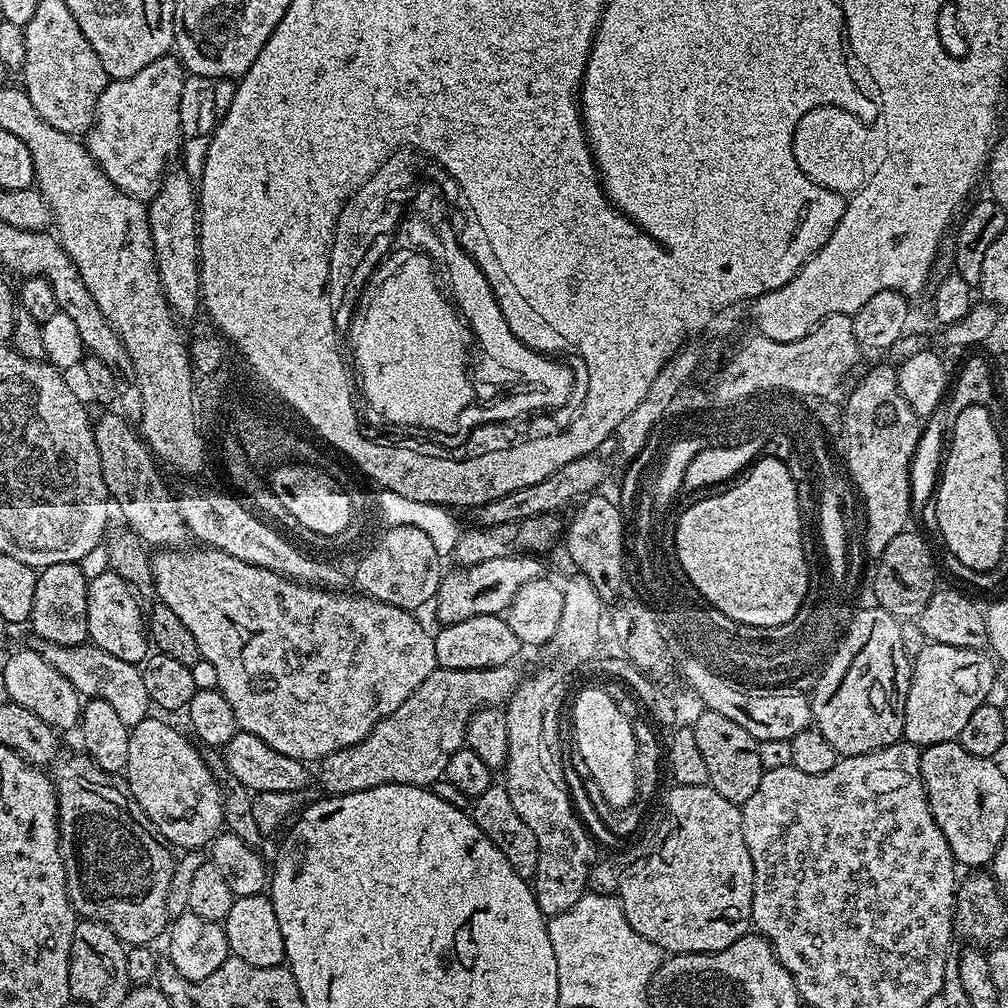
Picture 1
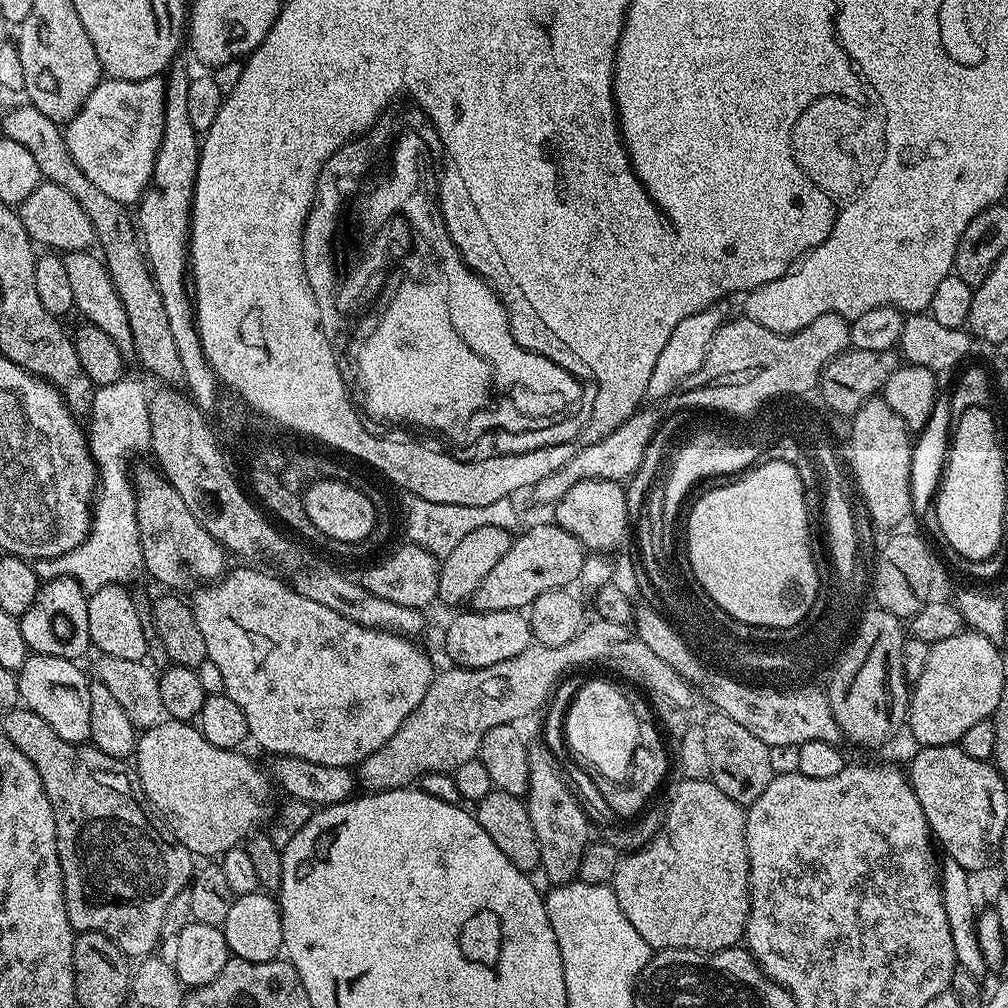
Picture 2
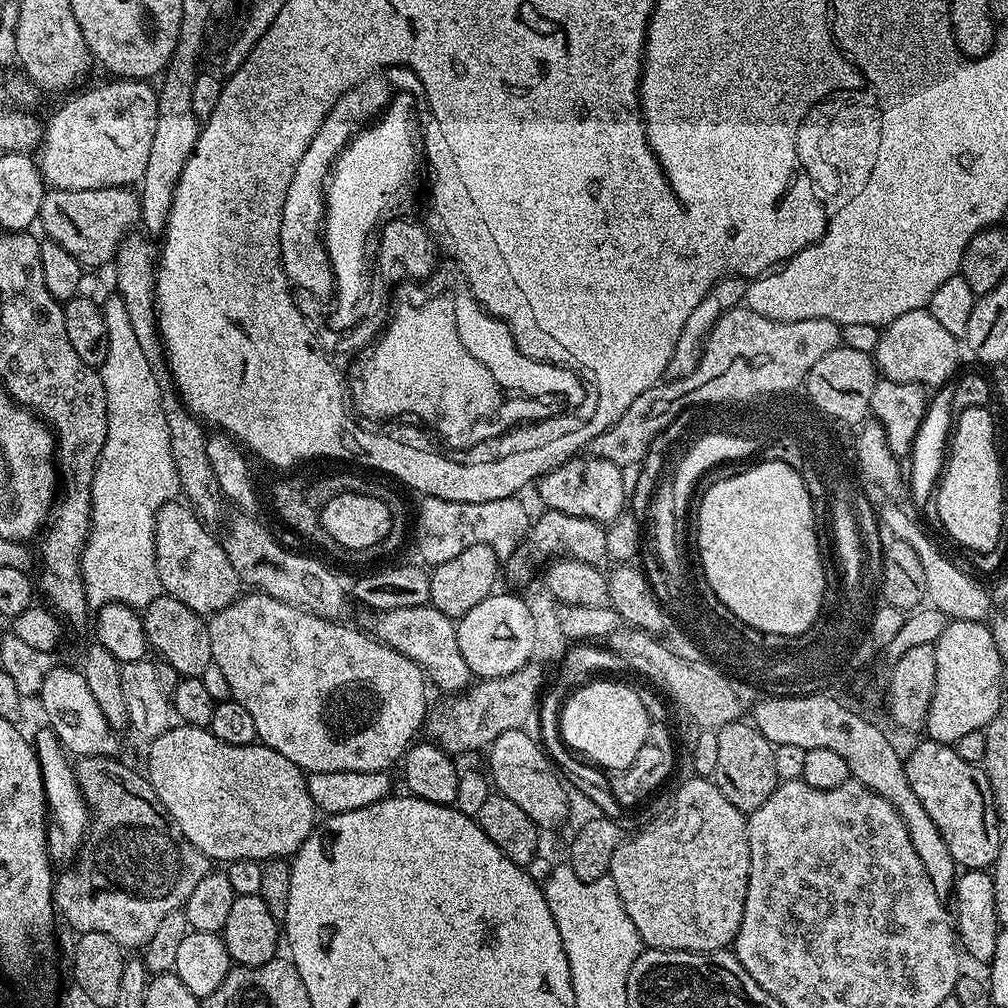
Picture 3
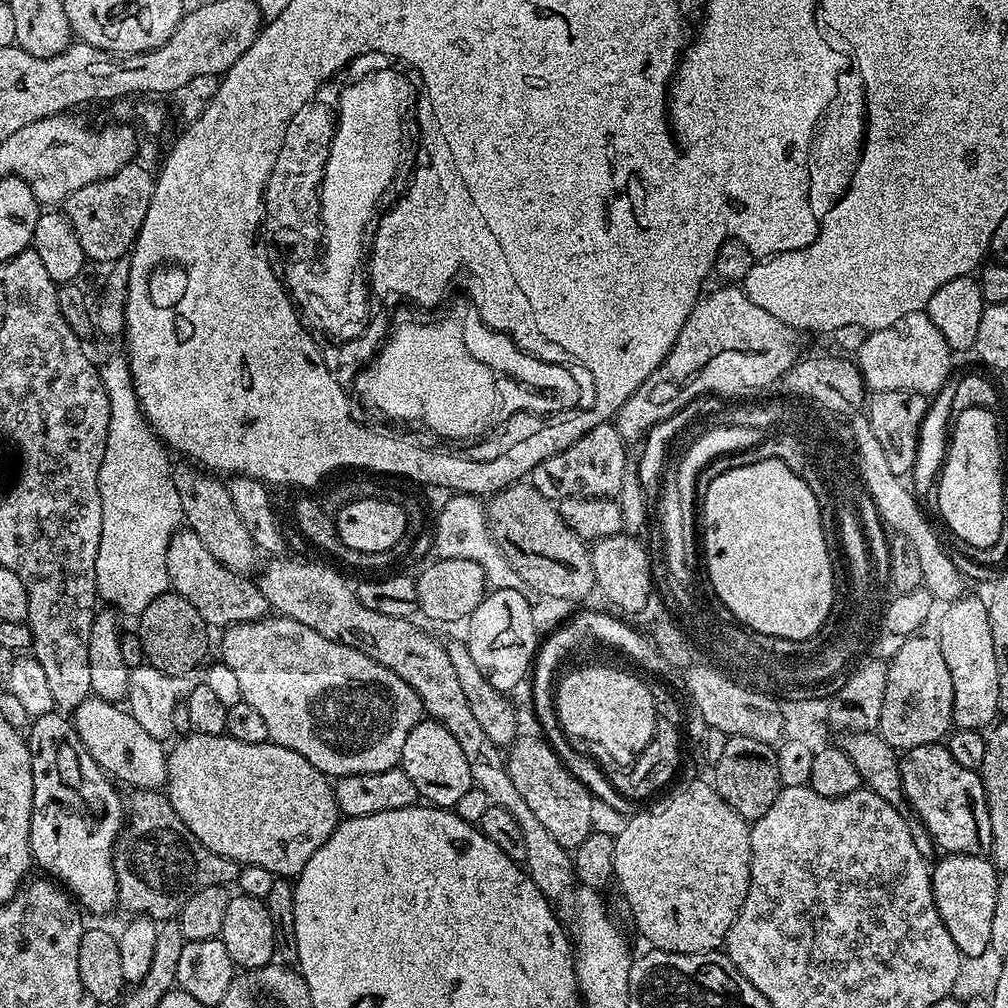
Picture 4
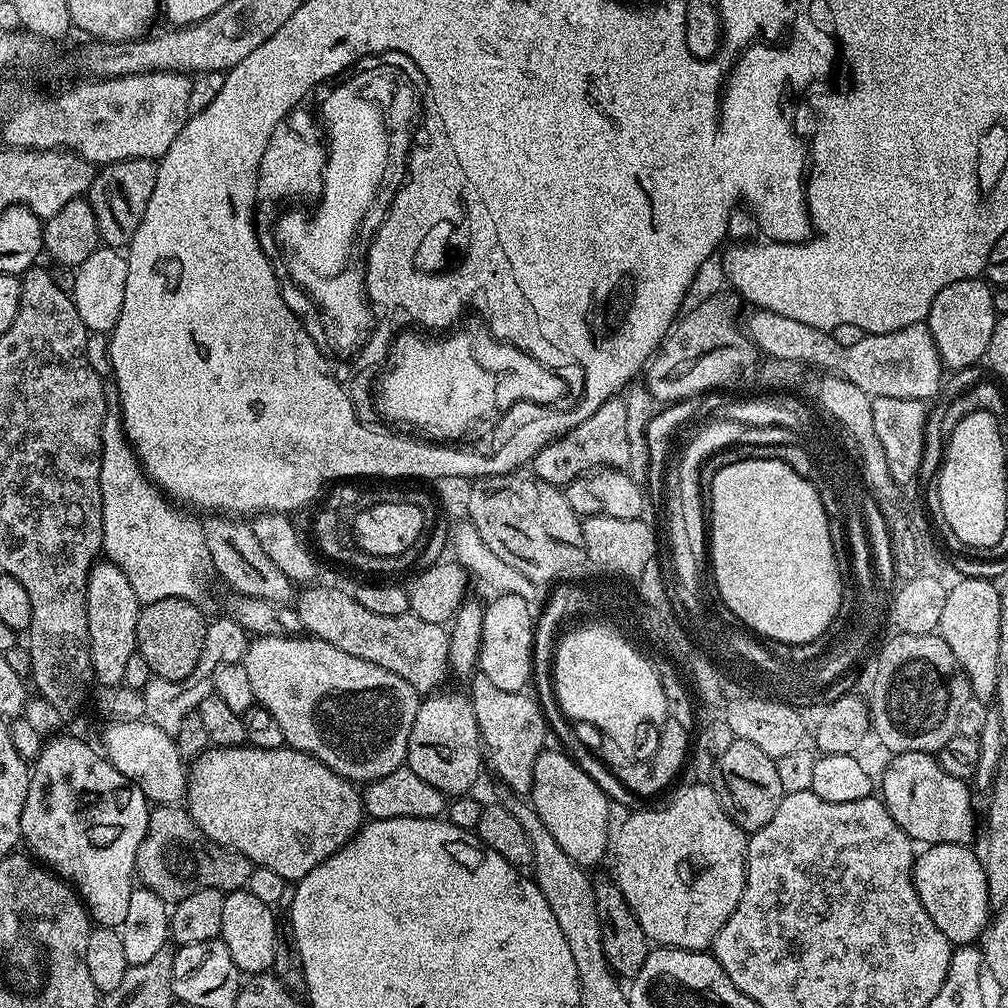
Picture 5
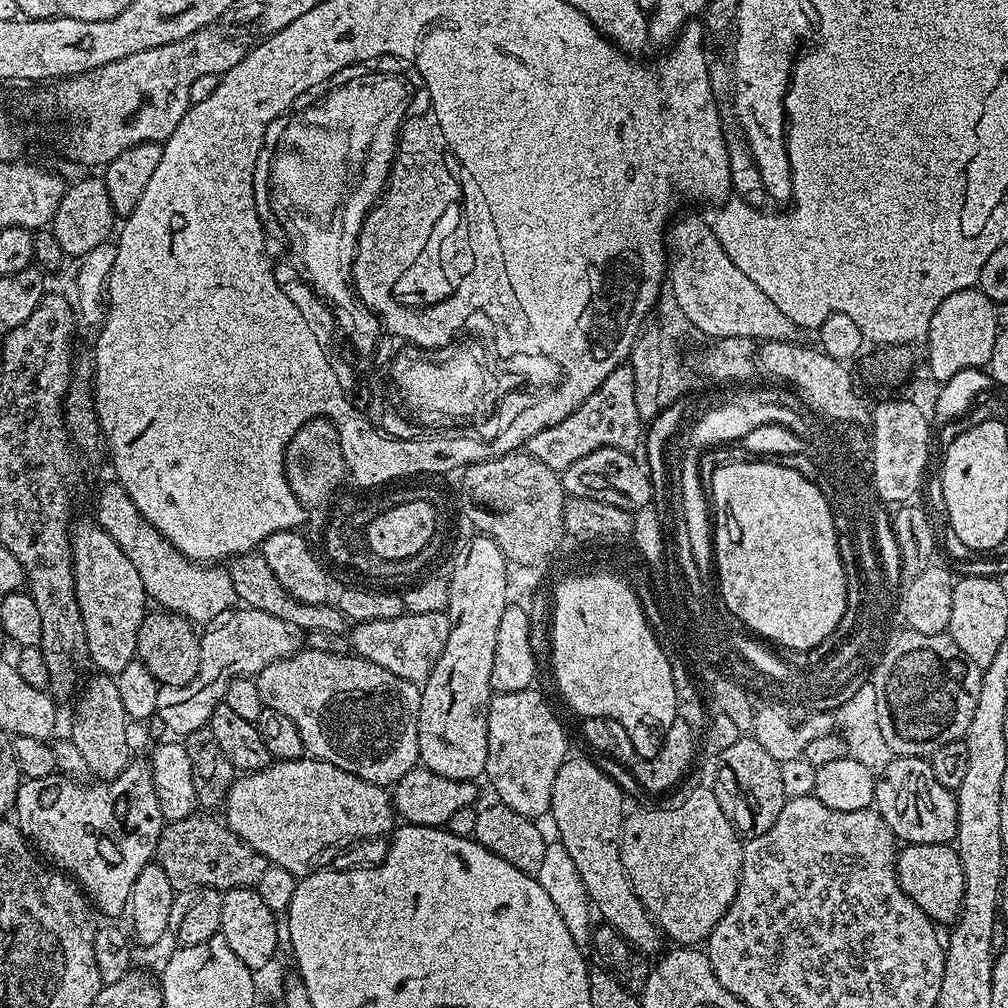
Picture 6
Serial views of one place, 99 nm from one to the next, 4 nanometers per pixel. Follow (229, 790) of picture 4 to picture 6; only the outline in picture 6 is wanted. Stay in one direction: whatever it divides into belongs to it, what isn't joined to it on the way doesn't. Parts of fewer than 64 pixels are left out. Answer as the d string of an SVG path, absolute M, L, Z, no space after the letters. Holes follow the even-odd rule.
M311 758L269 762L261 772L237 775L222 806L222 816L228 829L254 846L269 864L282 866L282 870L290 870L290 874L298 878L327 869L339 852L346 851L359 840L387 837L398 820L387 787L366 782L325 760Z

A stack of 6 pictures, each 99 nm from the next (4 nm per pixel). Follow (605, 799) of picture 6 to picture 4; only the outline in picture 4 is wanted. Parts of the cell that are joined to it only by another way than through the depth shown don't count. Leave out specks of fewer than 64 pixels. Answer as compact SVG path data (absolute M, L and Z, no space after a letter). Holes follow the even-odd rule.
M521 735L507 749L506 763L511 781L518 794L522 794L526 806L554 834L554 842L562 847L575 850L594 830L592 824L592 802L594 796L589 788L566 768L548 741L536 736Z

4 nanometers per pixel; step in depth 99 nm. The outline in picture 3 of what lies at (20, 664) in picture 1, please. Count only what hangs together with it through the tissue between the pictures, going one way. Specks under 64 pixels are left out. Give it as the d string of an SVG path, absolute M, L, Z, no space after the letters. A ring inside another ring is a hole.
M54 666L46 674L46 682L42 682L42 690L38 703L44 707L47 727L56 733L58 739L64 743L64 751L76 758L85 756L115 757L120 748L117 729L106 722L106 714L98 707L94 694L90 694L90 686L86 686L83 671L72 668Z

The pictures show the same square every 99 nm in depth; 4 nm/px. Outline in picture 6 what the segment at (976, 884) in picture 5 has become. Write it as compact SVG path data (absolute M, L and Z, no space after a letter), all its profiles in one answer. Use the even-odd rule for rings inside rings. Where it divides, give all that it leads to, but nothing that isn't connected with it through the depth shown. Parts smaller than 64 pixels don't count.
M904 844L896 853L896 877L902 890L937 925L951 925L964 905L964 871L952 844Z

